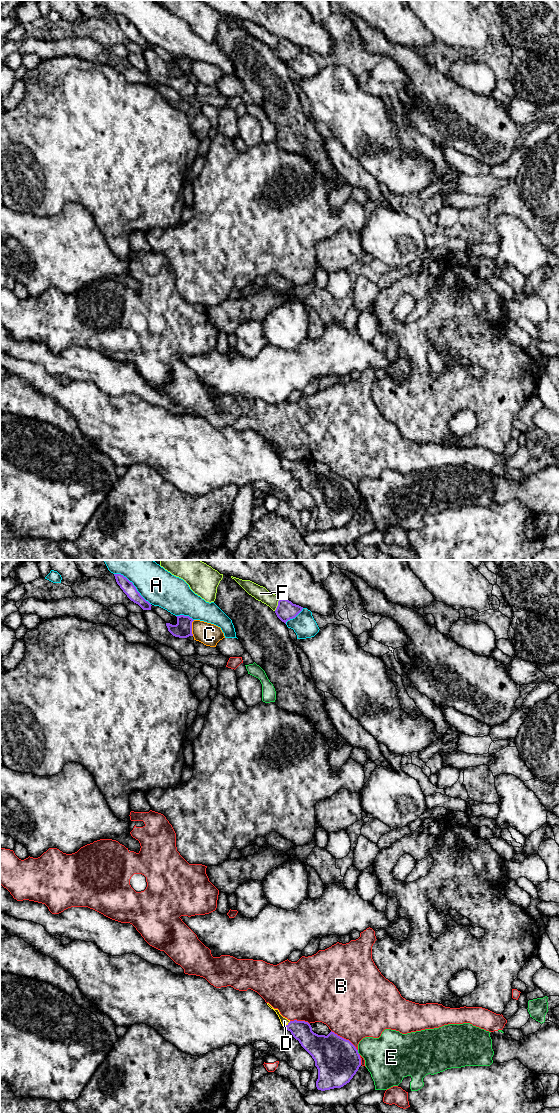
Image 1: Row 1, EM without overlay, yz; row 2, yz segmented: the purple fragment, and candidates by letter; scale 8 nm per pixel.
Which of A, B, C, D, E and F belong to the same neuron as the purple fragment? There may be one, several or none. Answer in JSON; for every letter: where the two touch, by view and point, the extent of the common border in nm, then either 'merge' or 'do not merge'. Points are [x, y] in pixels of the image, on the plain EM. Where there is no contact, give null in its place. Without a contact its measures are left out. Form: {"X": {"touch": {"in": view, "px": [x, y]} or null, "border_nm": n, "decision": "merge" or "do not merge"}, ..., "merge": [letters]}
{"A": {"touch": {"in": "yz", "px": [133, 25]}, "border_nm": 380, "decision": "do not merge"}, "B": {"touch": {"in": "yz", "px": [345, 479]}, "border_nm": 280, "decision": "do not merge"}, "C": {"touch": {"in": "yz", "px": [191, 68]}, "border_nm": 130, "decision": "do not merge"}, "D": {"touch": {"in": "yz", "px": [286, 465]}, "border_nm": 80, "decision": "merge"}, "E": {"touch": {"in": "yz", "px": [357, 492]}, "border_nm": 40, "decision": "do not merge"}, "F": {"touch": {"in": "yz", "px": [278, 45]}, "border_nm": 100, "decision": "do not merge"}, "merge": ["D"]}

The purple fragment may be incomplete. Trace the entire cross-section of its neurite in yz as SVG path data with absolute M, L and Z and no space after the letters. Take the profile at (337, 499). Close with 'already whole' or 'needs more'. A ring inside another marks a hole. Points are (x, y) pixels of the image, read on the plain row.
M267 445L278 455L282 466L291 472L301 486L312 496L318 509L316 527L325 531L341 528L353 518L361 506L361 498L356 487L334 472L327 476L318 475L305 461L290 461L278 449Z; needs more

